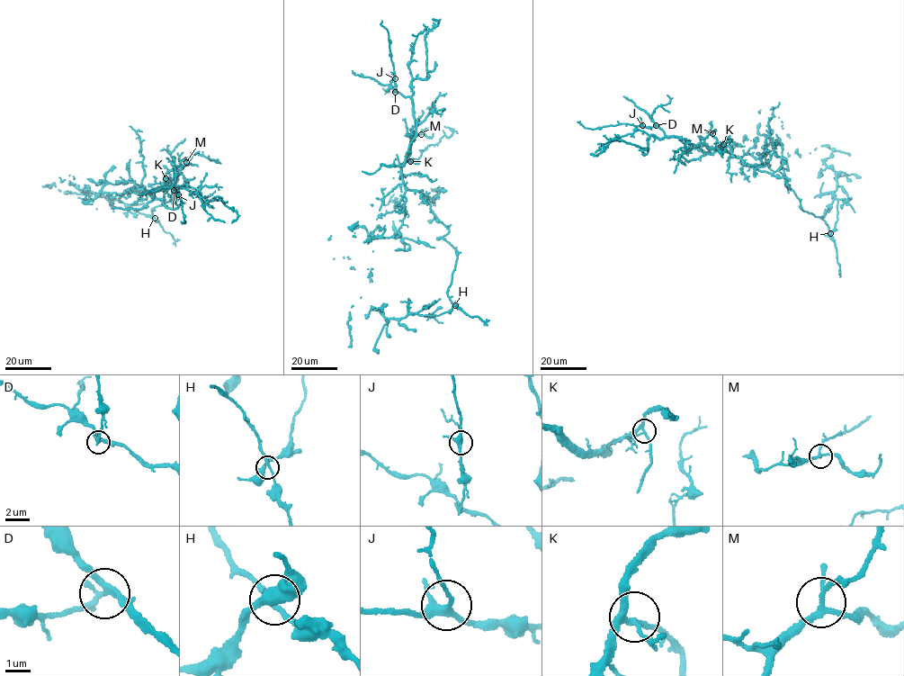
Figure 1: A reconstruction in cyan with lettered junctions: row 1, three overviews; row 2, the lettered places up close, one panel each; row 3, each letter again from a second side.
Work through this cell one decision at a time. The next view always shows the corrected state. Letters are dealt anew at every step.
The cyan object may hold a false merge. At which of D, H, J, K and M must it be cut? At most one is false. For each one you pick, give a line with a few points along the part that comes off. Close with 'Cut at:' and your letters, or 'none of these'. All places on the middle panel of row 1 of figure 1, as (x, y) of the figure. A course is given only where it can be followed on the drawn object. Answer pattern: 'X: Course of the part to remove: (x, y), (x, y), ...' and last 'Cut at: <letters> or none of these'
Cut at: none of these

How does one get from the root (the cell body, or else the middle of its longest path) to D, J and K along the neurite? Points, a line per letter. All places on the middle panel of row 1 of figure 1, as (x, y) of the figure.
D: (440, 221), (425, 196), (411, 191), (402, 180), (401, 167), (409, 155), (415, 122), (412, 100), (395, 92)
J: (440, 221), (425, 196), (411, 191), (402, 180), (401, 167), (415, 122), (412, 100), (394, 92), (395, 78)
K: (440, 221), (425, 196), (411, 191), (404, 184), (401, 167), (406, 161), (410, 161)

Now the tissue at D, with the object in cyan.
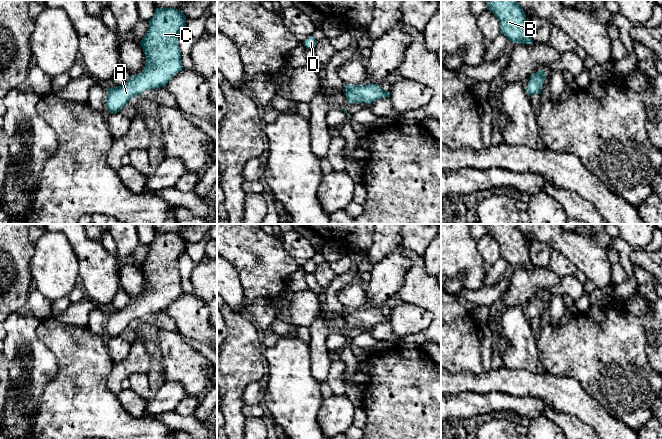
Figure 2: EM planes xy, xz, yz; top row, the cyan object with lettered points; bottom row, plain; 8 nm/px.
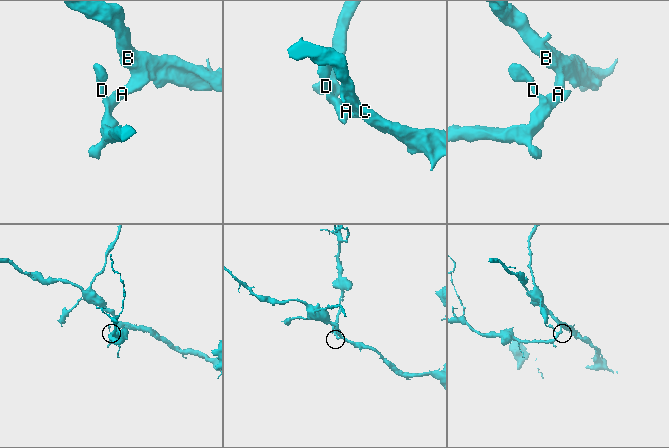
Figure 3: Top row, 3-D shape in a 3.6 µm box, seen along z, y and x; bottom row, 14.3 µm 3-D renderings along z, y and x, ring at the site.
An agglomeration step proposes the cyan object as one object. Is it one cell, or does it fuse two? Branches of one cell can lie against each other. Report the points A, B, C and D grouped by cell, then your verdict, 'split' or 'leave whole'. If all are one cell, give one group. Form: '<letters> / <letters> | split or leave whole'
A B C D | leave whole

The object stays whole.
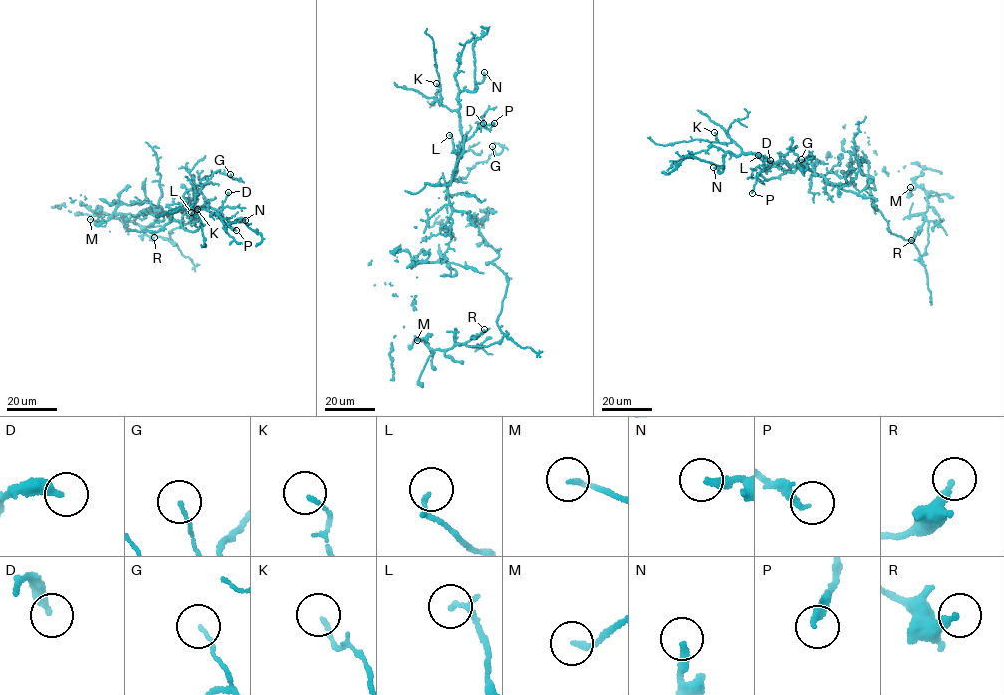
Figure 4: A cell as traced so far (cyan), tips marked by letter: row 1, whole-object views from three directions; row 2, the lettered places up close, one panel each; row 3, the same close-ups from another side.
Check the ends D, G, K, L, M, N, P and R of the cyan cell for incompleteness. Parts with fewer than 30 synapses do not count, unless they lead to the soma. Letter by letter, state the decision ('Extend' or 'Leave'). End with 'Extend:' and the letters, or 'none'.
D: Leave
G: Leave
K: Leave
L: Leave
M: Leave
N: Leave
P: Extend
R: Leave
Extend: P

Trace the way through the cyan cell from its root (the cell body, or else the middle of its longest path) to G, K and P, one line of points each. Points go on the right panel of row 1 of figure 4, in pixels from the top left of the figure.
G: (867, 197), (797, 166), (811, 154), (804, 164), (801, 159)
K: (867, 197), (842, 190), (806, 168), (745, 153), (733, 141), (721, 143), (714, 132)
P: (867, 197), (842, 190), (824, 176), (782, 161), (770, 163), (758, 173), (752, 193)

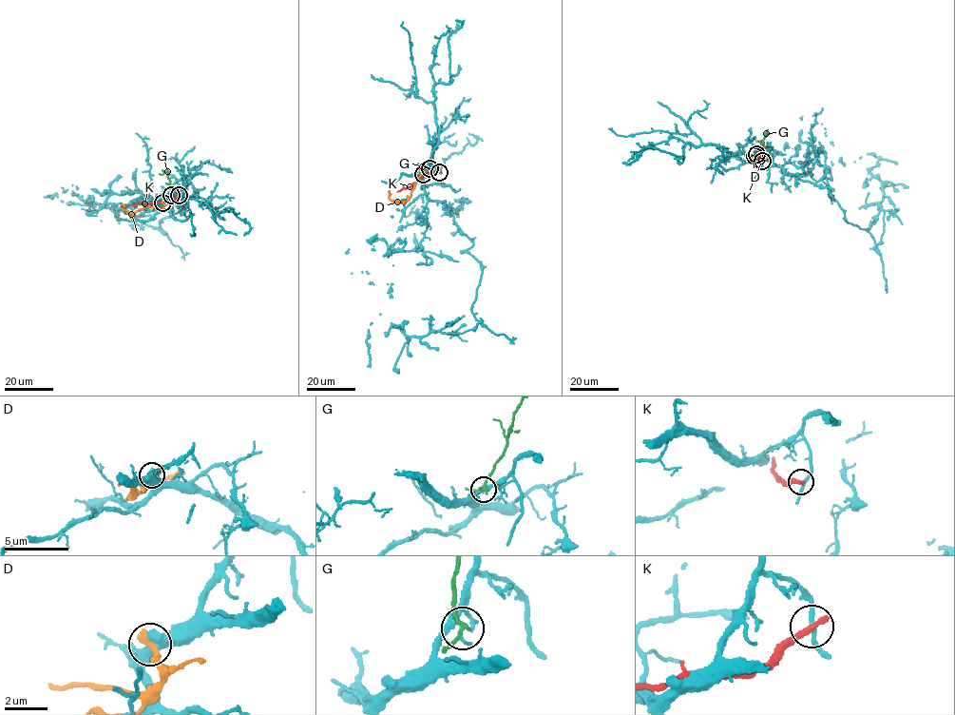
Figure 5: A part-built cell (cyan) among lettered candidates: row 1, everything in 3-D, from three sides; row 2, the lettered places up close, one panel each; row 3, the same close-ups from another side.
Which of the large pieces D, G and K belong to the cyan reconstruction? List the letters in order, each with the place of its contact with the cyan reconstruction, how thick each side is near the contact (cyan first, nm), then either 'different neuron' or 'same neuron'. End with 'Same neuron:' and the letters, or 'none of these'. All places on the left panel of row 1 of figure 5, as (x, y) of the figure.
D: meets cyan at (162, 202); 550 nm thick on the cyan side, 480 nm on the other; different neuron
G: meets cyan at (171, 195); 170 nm thick on the cyan side, 180 nm on the other; different neuron
K: meets cyan at (179, 195); 200 nm thick on the cyan side, 320 nm on the other; different neuron
Same neuron: none of these

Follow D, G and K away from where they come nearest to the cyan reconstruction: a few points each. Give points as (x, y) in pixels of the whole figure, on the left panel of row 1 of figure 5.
D: (162, 202), (162, 207), (149, 205), (130, 213), (124, 206)
G: (171, 195), (167, 172), (159, 173)
K: (179, 195), (173, 200), (132, 206)

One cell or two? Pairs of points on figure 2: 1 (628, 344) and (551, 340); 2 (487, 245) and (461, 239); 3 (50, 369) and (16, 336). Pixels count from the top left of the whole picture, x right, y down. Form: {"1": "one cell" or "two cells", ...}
{"1": "one cell", "2": "two cells", "3": "one cell"}

